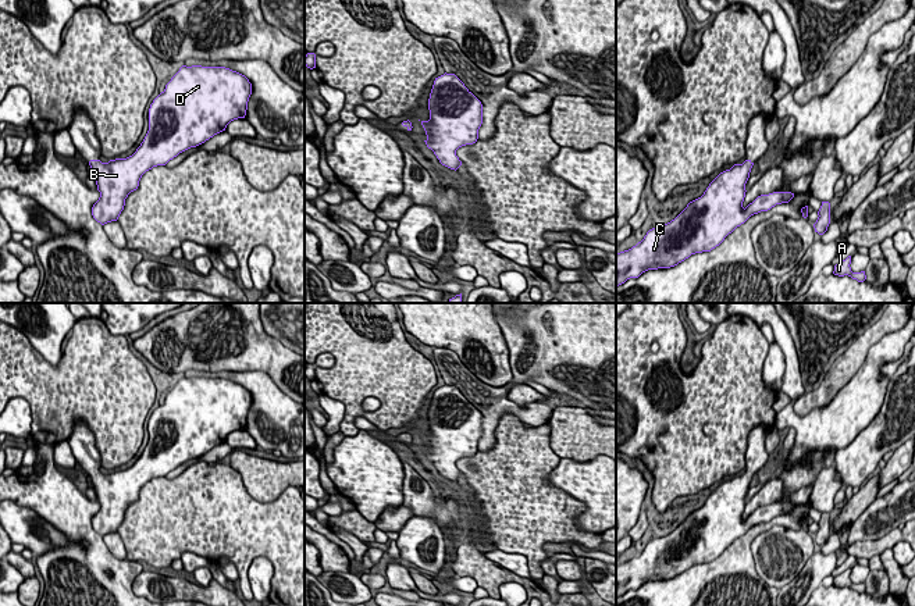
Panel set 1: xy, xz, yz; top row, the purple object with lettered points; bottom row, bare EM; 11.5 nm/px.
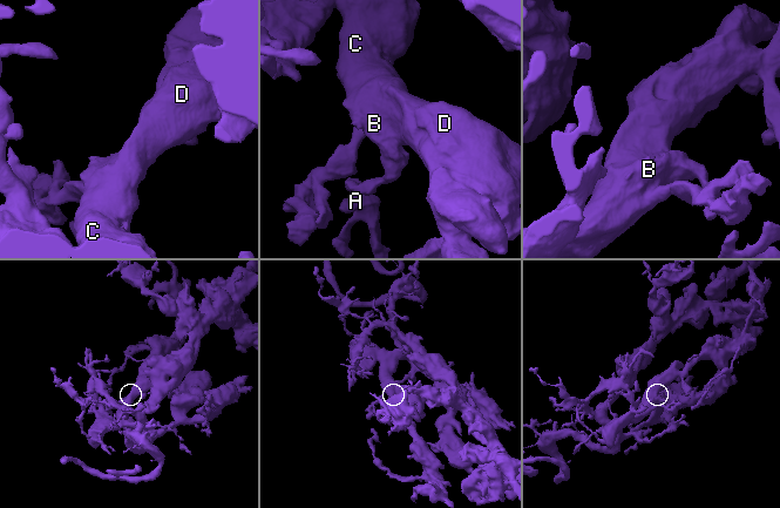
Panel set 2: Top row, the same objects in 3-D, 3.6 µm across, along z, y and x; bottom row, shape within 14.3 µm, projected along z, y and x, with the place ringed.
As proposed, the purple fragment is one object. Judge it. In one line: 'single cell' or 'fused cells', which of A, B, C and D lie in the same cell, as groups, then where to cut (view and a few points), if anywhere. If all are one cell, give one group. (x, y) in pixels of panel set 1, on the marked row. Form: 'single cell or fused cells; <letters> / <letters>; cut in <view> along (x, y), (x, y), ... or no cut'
single cell; A B C D; no cut

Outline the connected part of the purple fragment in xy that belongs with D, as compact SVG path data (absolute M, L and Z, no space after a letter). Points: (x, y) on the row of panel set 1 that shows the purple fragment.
M182 65L150 104L149 131L136 152L127 158L115 158L108 163L89 161L92 177L100 192L99 200L92 207L93 218L102 225L117 221L124 210L125 199L138 189L146 171L165 165L179 153L225 131L231 121L245 118L250 95L252 83L236 71L225 67Z

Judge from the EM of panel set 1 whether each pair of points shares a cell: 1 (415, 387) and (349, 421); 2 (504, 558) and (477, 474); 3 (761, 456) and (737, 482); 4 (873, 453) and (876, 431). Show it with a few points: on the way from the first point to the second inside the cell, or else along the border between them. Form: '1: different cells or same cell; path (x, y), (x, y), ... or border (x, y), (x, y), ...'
1: same cell; path (398, 403), (387, 414), (366, 414)
2: different cells; border (497, 548), (505, 552), (522, 553), (529, 569)
3: same cell; path (754, 463), (744, 477)
4: same cell; path (873, 448), (876, 437)

